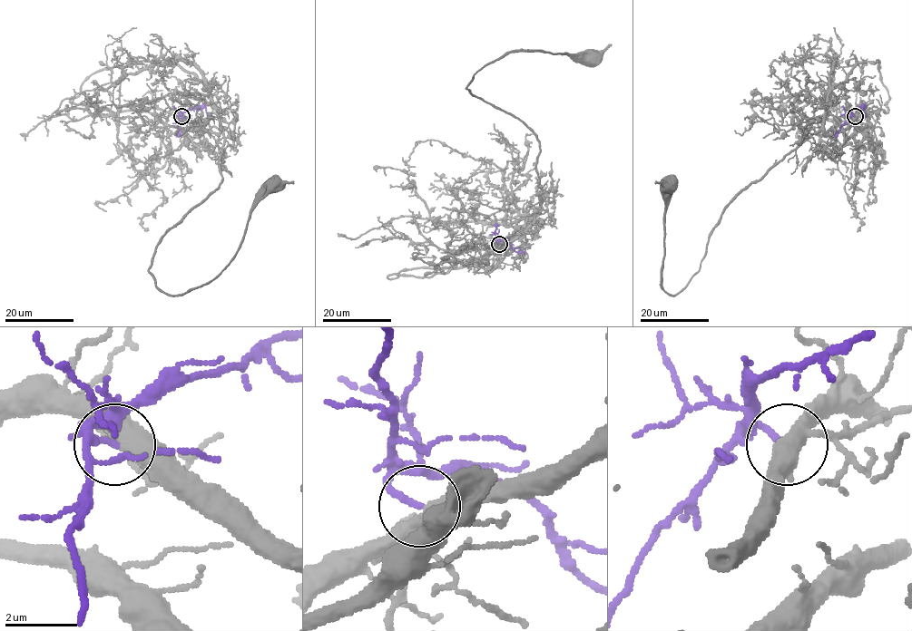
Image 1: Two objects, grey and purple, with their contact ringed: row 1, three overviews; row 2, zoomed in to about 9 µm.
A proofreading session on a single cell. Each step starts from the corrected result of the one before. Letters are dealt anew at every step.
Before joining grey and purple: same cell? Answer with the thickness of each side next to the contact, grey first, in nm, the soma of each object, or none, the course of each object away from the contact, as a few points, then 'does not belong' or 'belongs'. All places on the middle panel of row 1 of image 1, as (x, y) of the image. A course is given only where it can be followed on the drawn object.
calibres 420 and 170 nm; soma grey (592, 58); soma purple none; course grey (500, 244), (524, 232), (541, 207), (540, 140), (523, 122), (466, 88), (479, 70), (512, 52), (589, 56); course purple (499, 244), (497, 240), (505, 240), (514, 251), (524, 252), (525, 255); belongs

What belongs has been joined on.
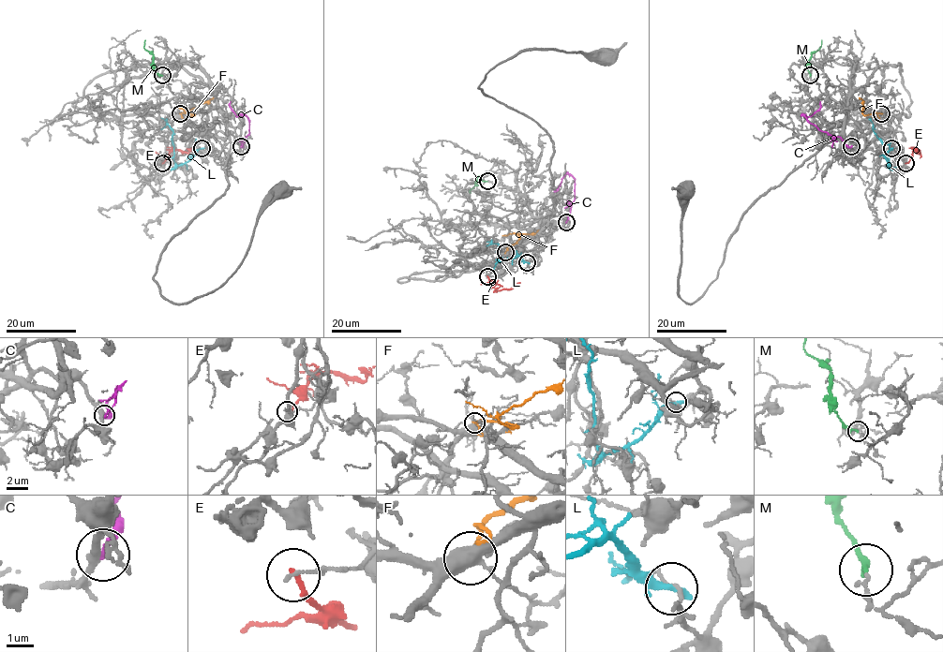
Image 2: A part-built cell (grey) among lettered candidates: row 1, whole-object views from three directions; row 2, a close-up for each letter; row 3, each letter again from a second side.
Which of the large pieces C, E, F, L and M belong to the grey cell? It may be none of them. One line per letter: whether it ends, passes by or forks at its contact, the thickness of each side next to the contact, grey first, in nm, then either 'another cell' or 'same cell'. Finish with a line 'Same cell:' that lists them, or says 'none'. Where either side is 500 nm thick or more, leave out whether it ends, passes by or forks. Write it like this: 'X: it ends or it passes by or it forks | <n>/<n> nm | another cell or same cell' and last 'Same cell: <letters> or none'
C: it ends | 320/190 nm | another cell
E: it ends | 130/190 nm | another cell
F: it ends | 400/170 nm | another cell
L: it ends | 160/360 nm | another cell
M: it ends | 120/180 nm | same cell
Same cell: M

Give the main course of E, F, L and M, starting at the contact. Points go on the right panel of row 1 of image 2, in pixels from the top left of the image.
E: (905, 163), (913, 150), (920, 150), (916, 153), (912, 149)
F: (881, 113), (863, 115), (862, 100), (859, 97)
L: (891, 148), (885, 155), (889, 165), (871, 118)
M: (811, 75), (807, 64), (822, 40)

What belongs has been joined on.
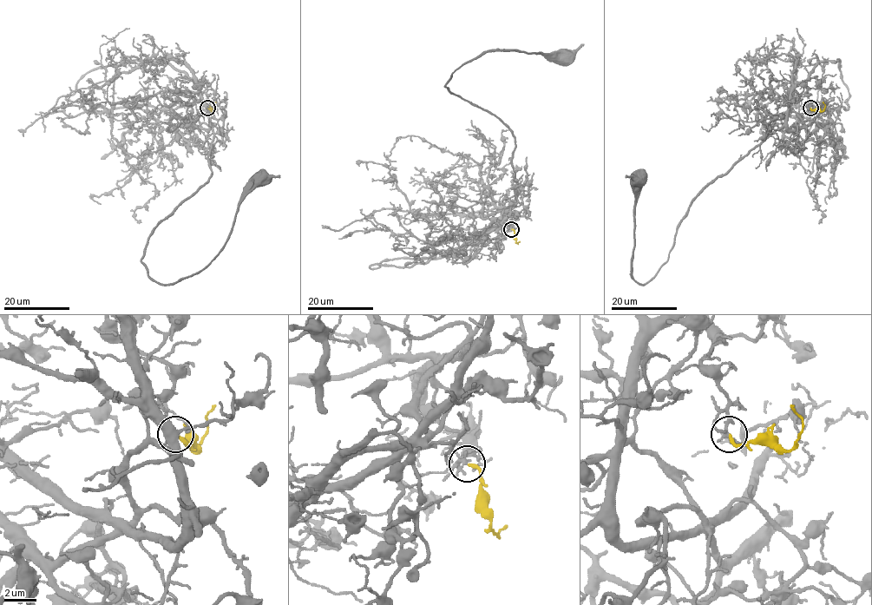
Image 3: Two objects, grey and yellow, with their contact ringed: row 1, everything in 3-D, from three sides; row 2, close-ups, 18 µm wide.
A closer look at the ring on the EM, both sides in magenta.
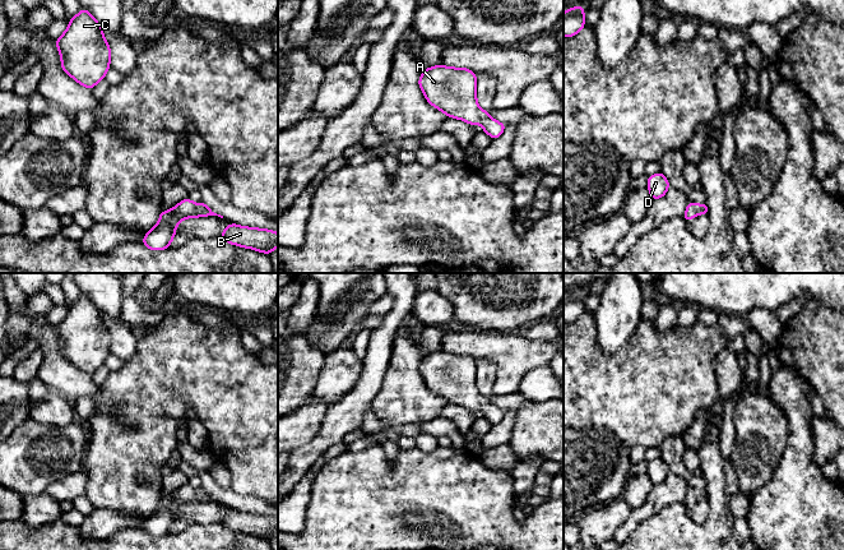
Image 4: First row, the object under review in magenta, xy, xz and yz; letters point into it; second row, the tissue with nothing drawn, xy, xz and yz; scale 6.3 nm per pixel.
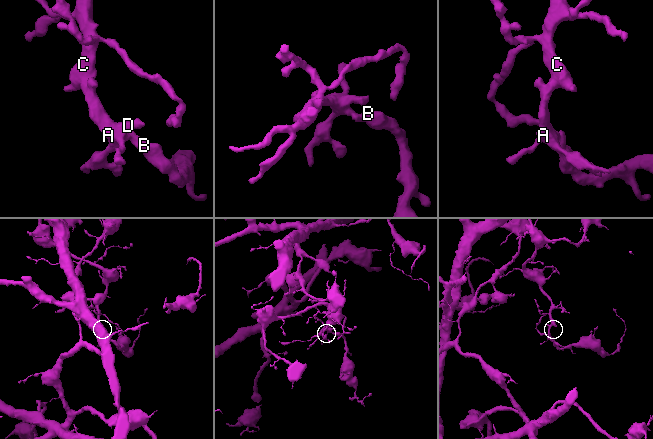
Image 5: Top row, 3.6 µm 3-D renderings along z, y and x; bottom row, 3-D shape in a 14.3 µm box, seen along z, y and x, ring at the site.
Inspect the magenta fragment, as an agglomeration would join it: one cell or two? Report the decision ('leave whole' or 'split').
leave whole

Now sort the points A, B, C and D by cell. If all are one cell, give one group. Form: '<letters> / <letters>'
A B C D

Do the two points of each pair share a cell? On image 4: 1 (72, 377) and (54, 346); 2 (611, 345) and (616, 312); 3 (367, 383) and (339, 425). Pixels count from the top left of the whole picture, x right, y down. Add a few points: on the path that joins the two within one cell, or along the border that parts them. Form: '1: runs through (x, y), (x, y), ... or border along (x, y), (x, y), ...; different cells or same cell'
1: runs through (64, 369), (54, 359), (54, 354); same cell
2: runs through (611, 337), (616, 319); same cell
3: runs through (363, 393), (346, 415); same cell

